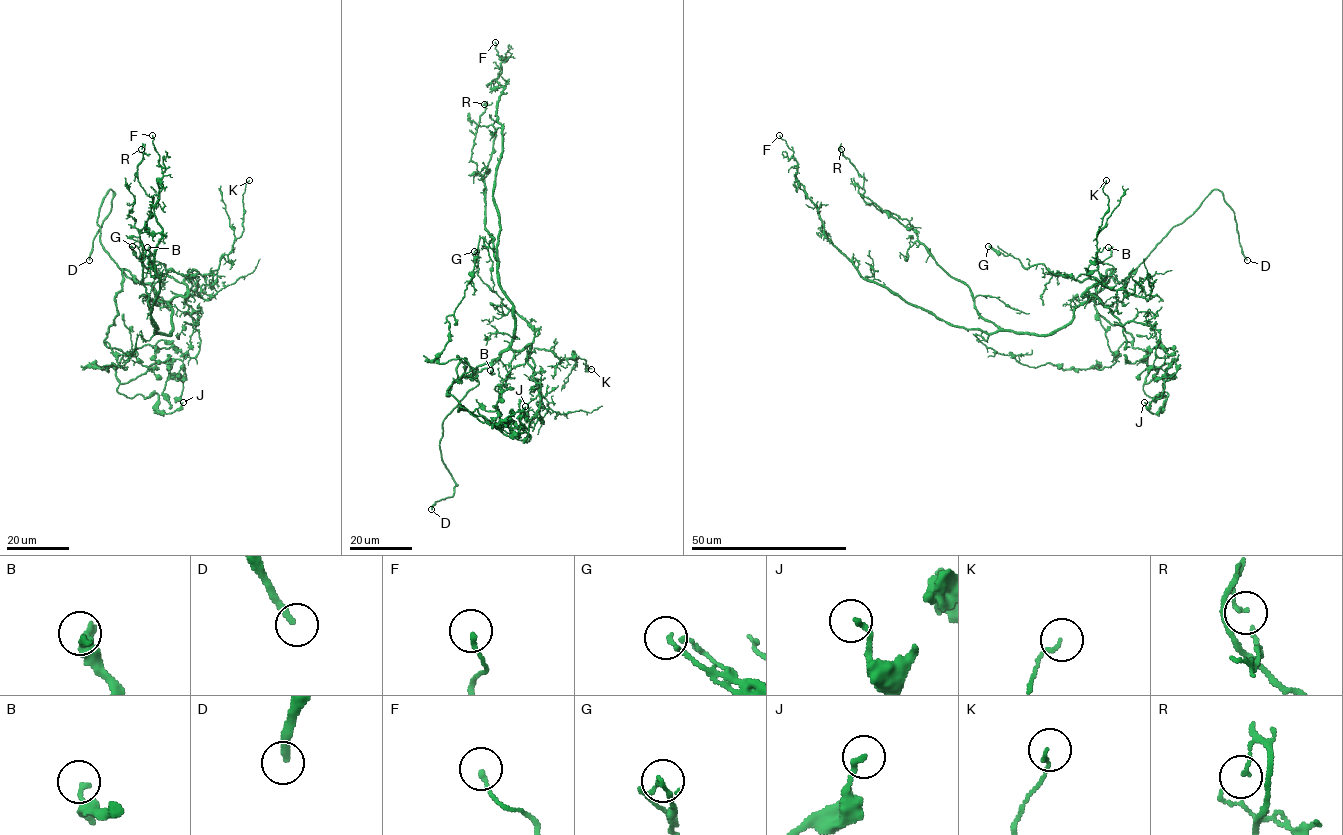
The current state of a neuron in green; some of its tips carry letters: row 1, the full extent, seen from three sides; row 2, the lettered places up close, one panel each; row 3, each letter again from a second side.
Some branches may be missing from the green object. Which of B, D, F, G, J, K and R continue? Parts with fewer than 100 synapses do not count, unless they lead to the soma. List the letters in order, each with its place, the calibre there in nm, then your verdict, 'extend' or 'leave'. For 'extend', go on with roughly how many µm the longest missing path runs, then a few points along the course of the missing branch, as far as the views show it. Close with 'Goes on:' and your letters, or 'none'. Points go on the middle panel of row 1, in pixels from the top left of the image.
B: (490, 370) | 180 nm | leave
D: (431, 509) | 240 nm | extend | 35 µm | (431, 509), (441, 516), (450, 506), (481, 501)
F: (495, 42) | 150 nm | leave
G: (474, 251) | 110 nm | leave
J: (525, 406) | 190 nm | leave
K: (591, 369) | 100 nm | leave
R: (484, 104) | 120 nm | leave
Goes on: D

